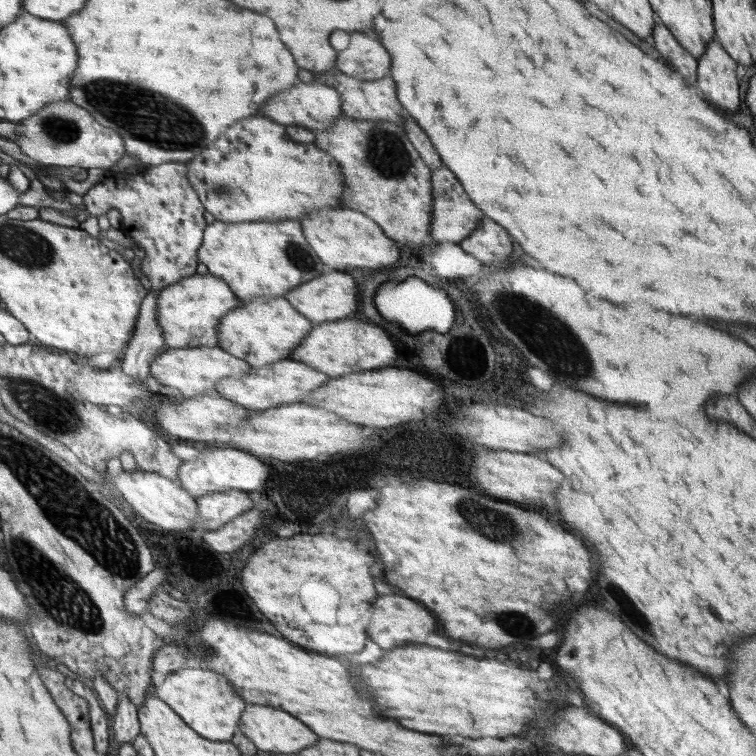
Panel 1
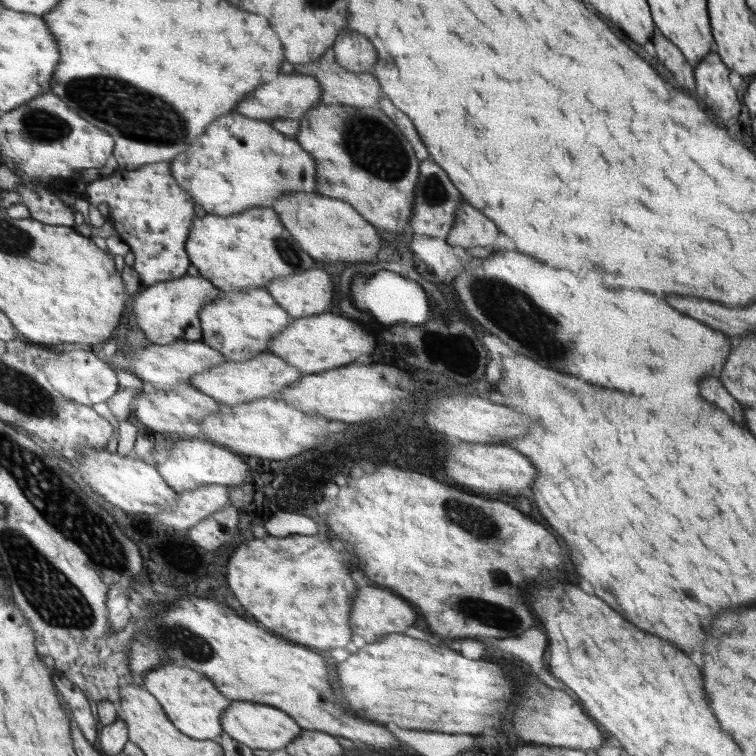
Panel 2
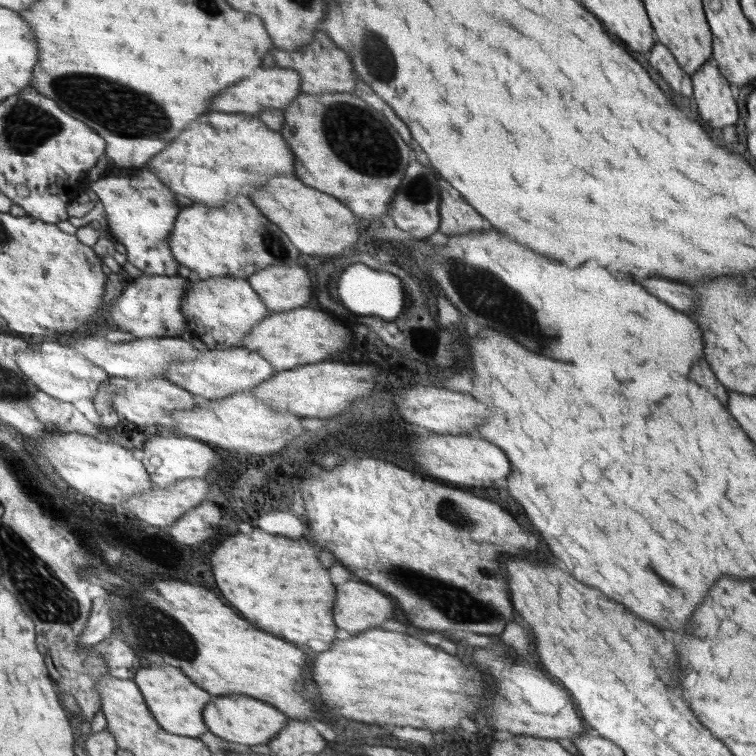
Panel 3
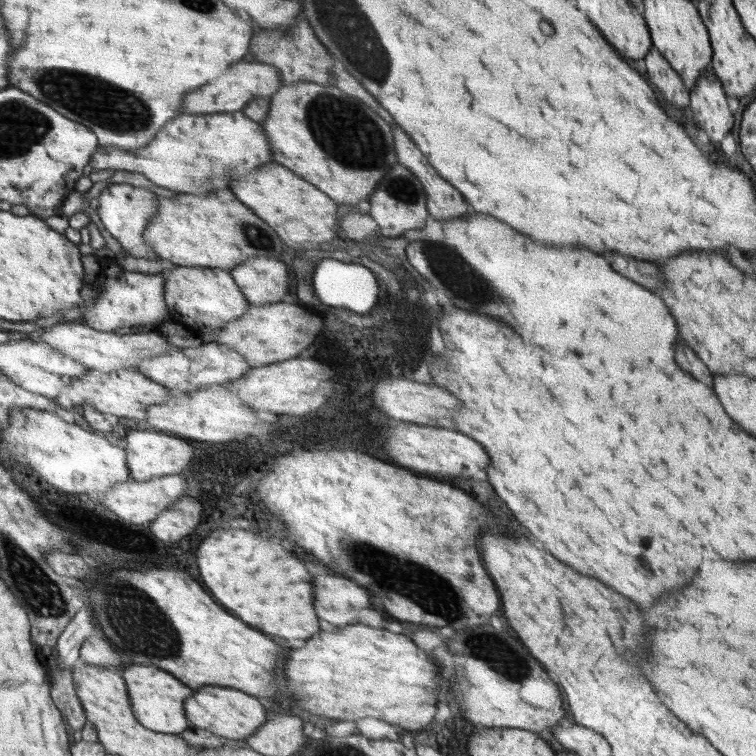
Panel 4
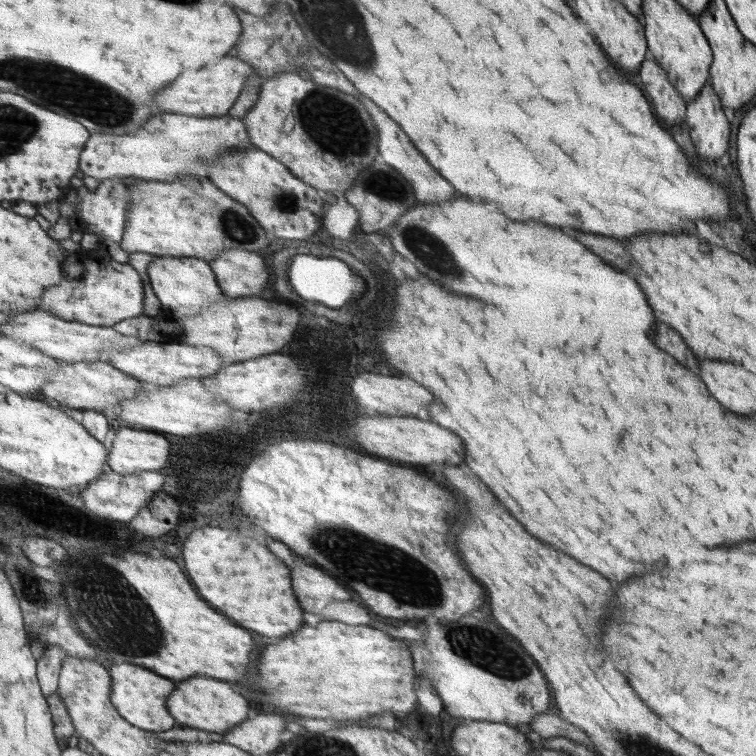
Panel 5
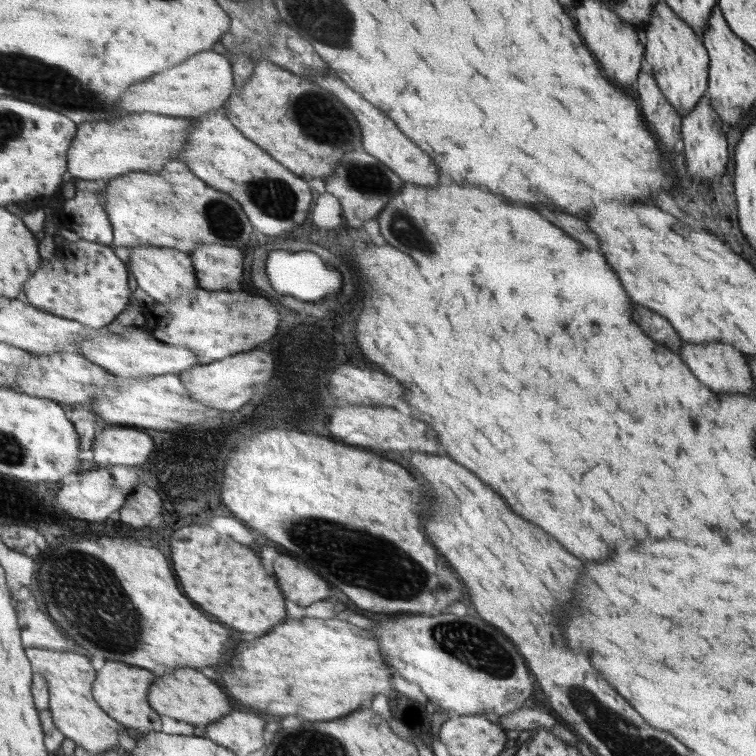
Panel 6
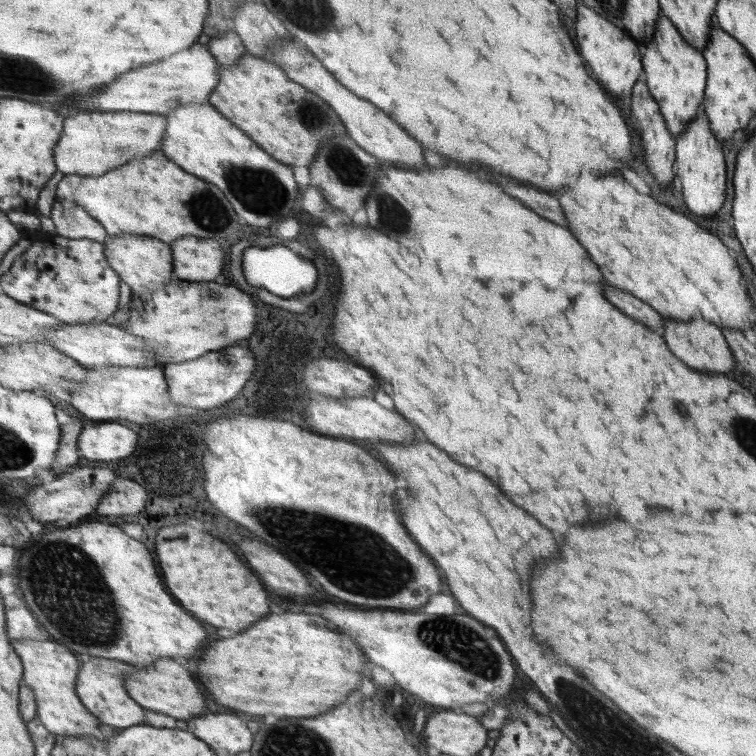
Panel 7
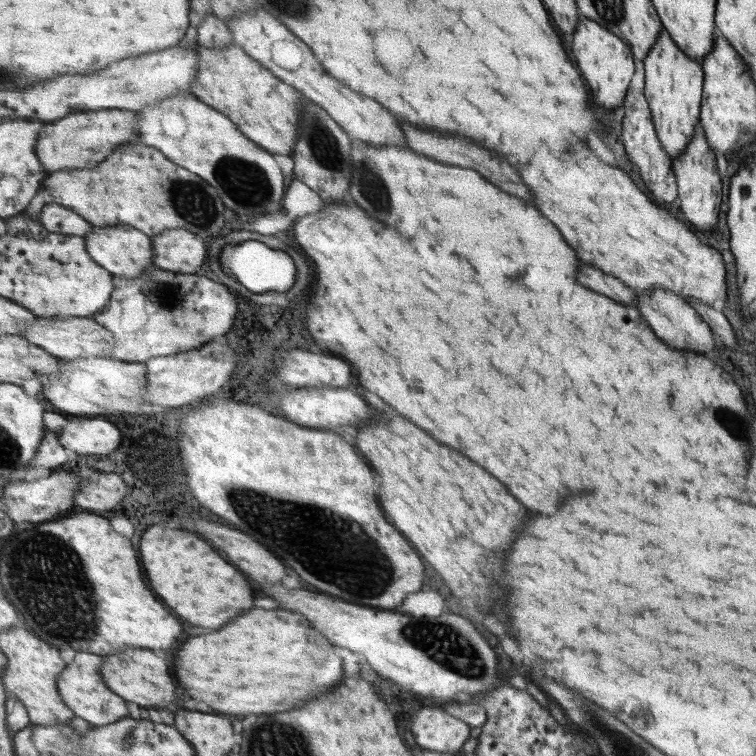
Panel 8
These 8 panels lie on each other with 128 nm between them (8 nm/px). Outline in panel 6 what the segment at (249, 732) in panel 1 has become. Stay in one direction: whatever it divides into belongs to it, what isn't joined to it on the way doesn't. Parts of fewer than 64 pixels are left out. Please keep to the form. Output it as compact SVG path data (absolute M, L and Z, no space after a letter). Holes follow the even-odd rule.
M178 668L178 672L174 670L164 676L157 676L155 684L150 686L149 700L160 716L169 716L194 726L218 722L232 710L240 709L228 700L228 696L210 678L192 668Z

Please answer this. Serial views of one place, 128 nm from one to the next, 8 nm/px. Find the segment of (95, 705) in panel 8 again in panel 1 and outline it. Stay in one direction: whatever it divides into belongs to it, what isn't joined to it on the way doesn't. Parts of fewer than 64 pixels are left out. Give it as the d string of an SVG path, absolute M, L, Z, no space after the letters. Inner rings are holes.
M194 665L186 666L183 669L172 671L172 673L161 677L161 681L154 685L154 697L163 700L182 717L182 720L189 725L189 728L200 733L200 736L206 740L217 742L228 742L233 738L233 734L241 724L242 712L246 710L246 702L242 700L242 696L237 692L237 689L230 684L230 680L222 674L218 674L213 670L203 670Z

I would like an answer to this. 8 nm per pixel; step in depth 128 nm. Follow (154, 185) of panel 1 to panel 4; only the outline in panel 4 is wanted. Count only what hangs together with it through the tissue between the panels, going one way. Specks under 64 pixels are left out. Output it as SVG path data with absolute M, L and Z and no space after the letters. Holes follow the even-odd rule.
M110 183L105 187L98 197L98 216L104 228L120 242L123 251L135 258L156 259L159 258L153 252L152 245L145 240L145 232L149 228L154 218L157 218L158 207L161 202L158 201L158 195L149 189L134 186L127 183Z

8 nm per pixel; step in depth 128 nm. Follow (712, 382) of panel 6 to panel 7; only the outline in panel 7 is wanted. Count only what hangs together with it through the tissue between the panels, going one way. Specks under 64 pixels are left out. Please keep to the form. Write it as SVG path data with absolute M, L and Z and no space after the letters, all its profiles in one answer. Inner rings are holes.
M664 318L664 340L668 344L668 348L674 352L674 356L678 356L682 362L686 362L690 368L694 370L702 370L702 372L720 373L720 375L731 376L732 370L736 366L732 350L724 338L721 329L714 324L710 324L704 318L690 318L688 322L676 322L676 320L668 320Z

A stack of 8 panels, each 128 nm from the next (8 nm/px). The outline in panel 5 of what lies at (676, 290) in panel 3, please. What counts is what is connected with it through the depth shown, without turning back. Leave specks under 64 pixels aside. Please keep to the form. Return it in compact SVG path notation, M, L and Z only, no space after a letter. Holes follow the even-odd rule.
M572 230L572 232L574 232L574 236L576 236L578 242L582 242L594 254L602 256L608 264L614 264L614 266L620 266L620 268L628 266L630 258L624 254L622 244L618 240L608 238L608 236L590 234L590 232L580 232L580 230Z

